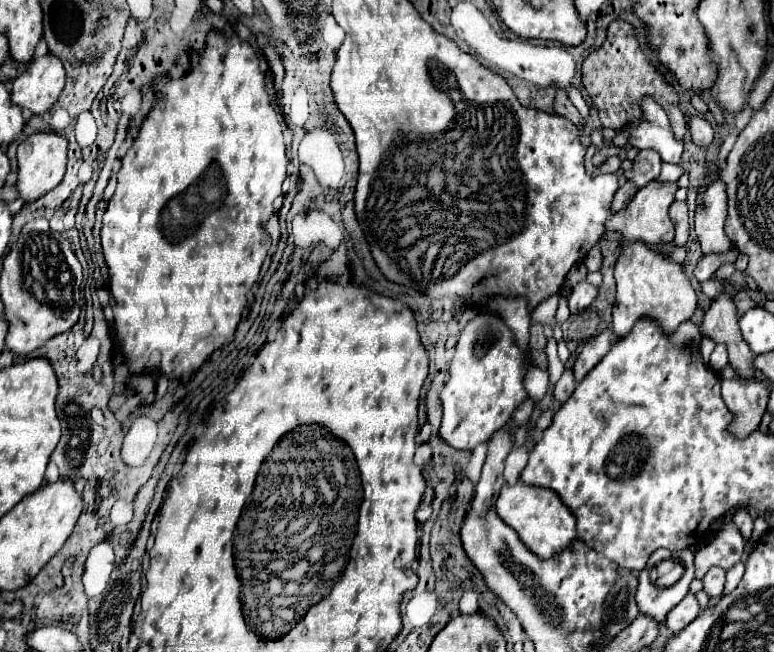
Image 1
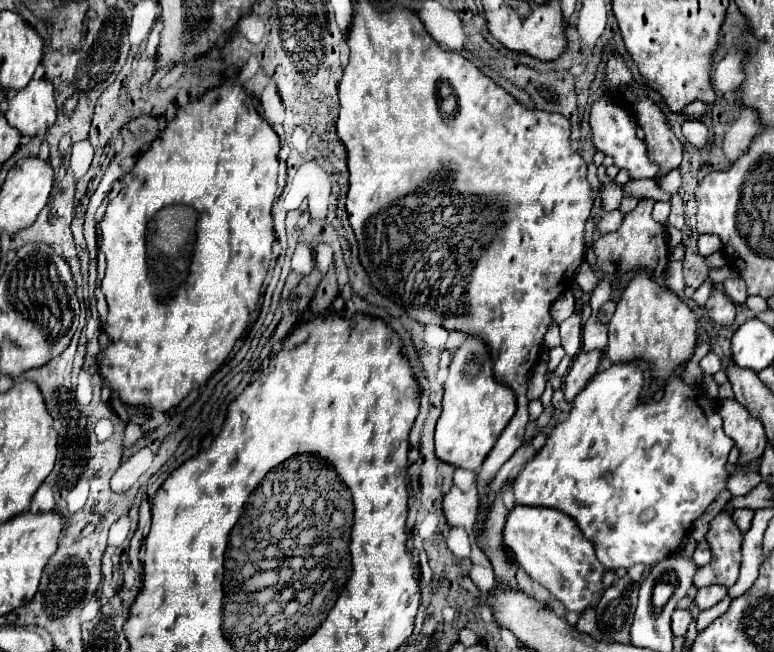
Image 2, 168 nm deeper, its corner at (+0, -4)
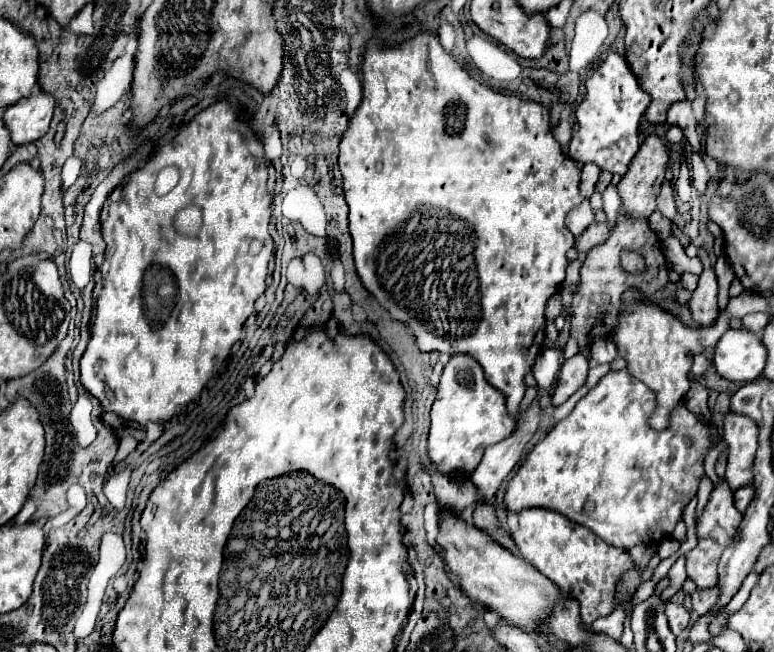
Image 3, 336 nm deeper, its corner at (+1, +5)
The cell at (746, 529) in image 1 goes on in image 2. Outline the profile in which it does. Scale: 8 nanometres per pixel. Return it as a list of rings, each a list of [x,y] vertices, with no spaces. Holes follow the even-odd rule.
[[[734,510],[732,512],[732,520],[736,522],[736,526],[742,530],[742,534],[744,532],[748,532],[748,528],[750,528],[750,522],[752,522],[752,516],[754,516],[754,512],[752,510]]]

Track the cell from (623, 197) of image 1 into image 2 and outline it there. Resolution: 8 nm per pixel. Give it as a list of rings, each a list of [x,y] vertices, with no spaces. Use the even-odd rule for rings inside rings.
[[[616,208],[616,210],[612,210],[612,212],[606,212],[606,214],[602,214],[602,218],[600,218],[600,224],[598,224],[598,230],[600,230],[600,234],[604,234],[604,232],[614,232],[616,228],[620,228],[620,224],[622,224],[622,218],[624,218],[624,214]]]

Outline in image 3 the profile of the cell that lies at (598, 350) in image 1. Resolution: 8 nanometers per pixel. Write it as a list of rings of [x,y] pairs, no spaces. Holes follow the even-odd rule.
[[[581,353],[563,361],[561,371],[557,375],[555,389],[551,393],[551,405],[553,407],[559,407],[561,403],[565,403],[579,387],[585,385],[587,369],[589,369],[589,361]]]

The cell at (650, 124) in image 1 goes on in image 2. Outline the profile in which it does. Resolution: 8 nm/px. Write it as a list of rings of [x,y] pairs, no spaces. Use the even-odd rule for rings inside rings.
[[[602,96],[596,100],[590,108],[590,126],[592,126],[592,142],[596,150],[604,152],[606,156],[614,158],[614,164],[618,168],[626,168],[630,172],[632,180],[638,178],[656,178],[660,172],[660,166],[648,158],[648,148],[644,140],[636,138],[636,120],[632,112],[622,104],[614,104],[608,100],[608,96]]]

